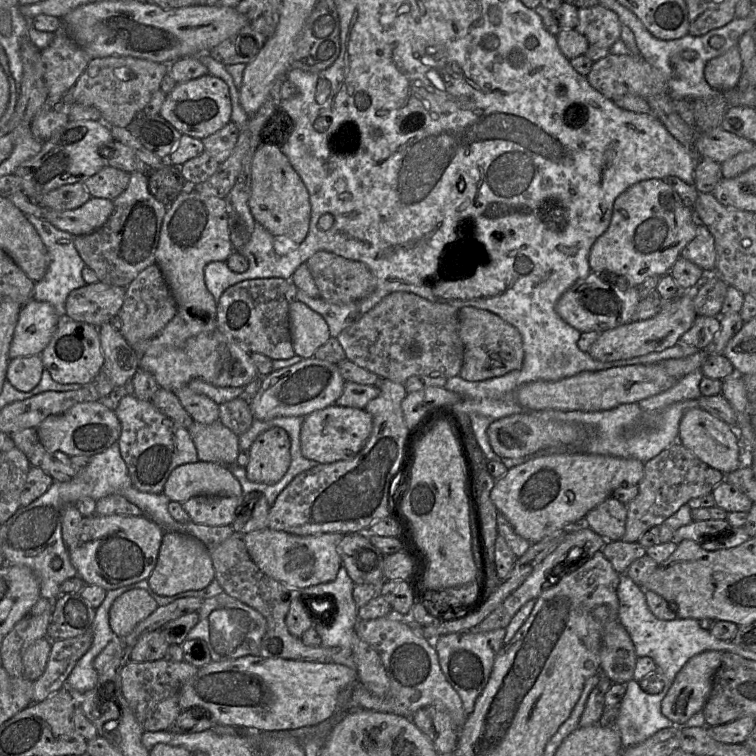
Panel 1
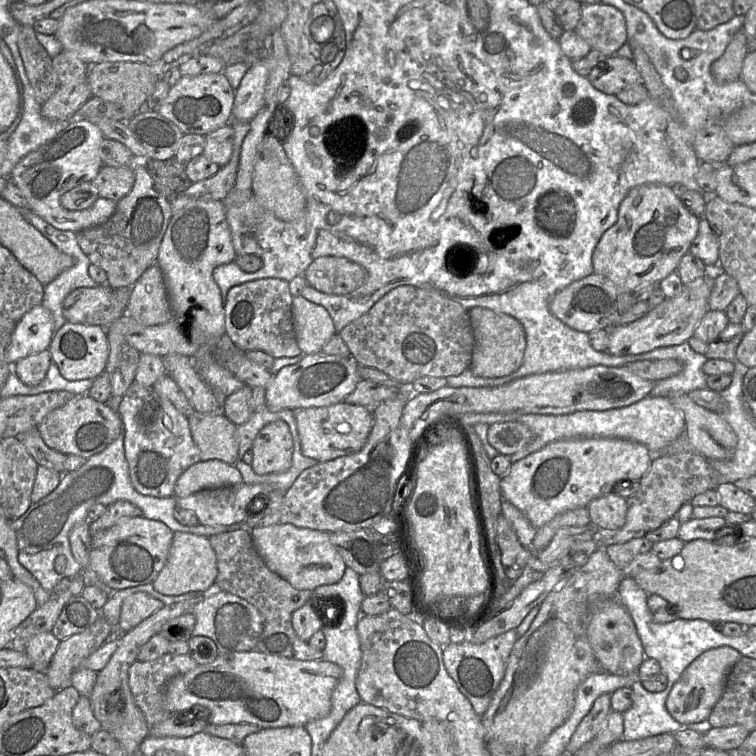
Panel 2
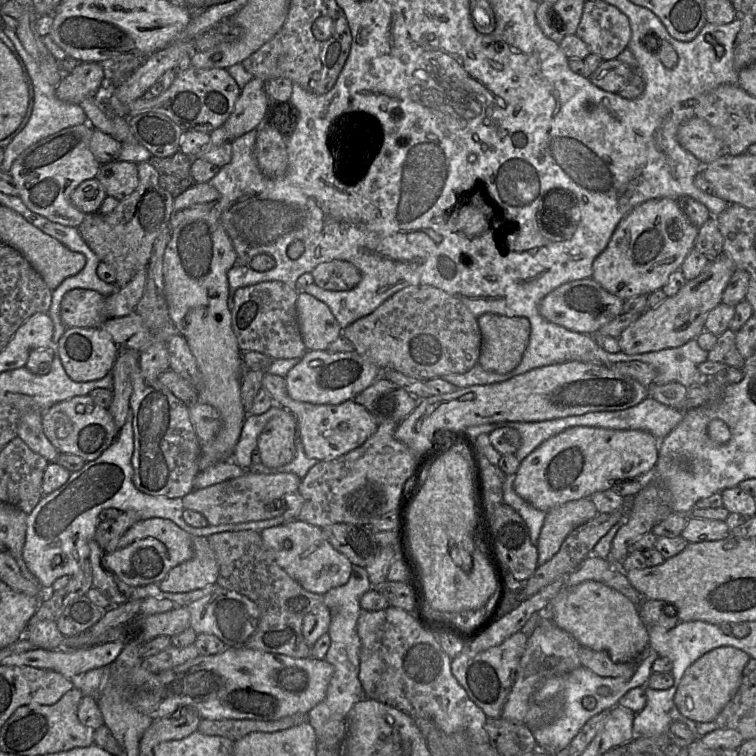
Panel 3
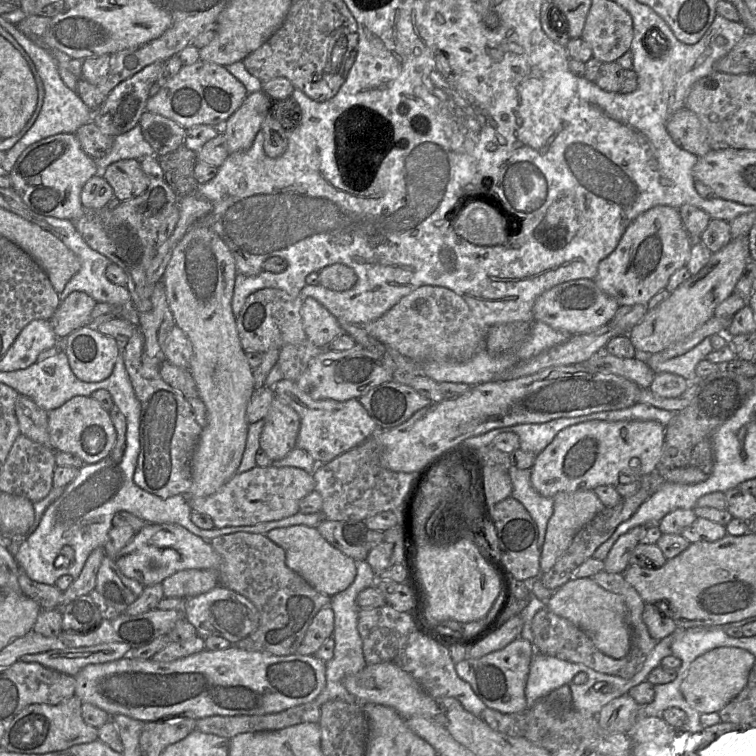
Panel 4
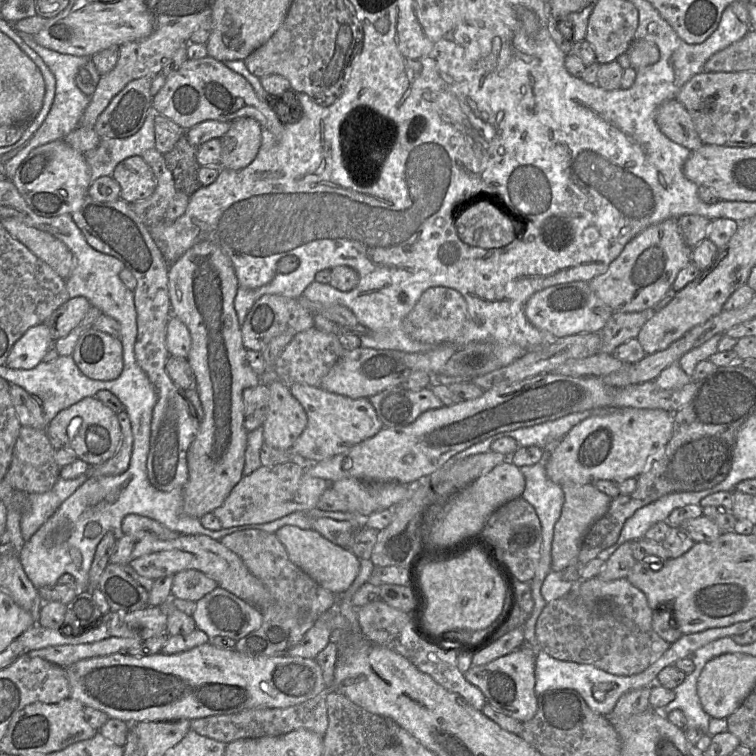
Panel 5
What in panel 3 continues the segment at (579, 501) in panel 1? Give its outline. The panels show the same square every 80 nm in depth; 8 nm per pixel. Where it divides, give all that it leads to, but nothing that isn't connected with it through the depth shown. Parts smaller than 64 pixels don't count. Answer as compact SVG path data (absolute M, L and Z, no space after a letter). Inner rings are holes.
M571 427L543 442L520 462L513 487L535 508L548 512L563 503L608 490L622 480L654 475L659 442L642 430Z

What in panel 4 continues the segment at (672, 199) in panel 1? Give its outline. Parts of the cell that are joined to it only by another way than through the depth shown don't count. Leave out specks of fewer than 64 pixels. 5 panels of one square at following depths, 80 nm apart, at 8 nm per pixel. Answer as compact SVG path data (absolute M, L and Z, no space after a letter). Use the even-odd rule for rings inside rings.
M658 205L637 216L625 229L617 247L598 265L598 272L593 279L596 285L607 295L614 298L619 306L647 304L658 292L664 290L670 277L686 266L694 240L685 229L678 209Z

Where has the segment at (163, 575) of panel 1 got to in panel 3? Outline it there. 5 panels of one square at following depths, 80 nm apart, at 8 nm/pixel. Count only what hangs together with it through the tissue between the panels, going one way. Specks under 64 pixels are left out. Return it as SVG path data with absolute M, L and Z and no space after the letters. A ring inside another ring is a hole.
M193 537L193 556L172 568L158 583L162 592L183 593L215 587L219 566L208 538Z

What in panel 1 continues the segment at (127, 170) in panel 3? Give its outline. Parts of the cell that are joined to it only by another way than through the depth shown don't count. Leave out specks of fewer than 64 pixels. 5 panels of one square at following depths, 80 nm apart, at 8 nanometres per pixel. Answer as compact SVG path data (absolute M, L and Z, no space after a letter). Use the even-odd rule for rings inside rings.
M107 165L83 184L91 197L113 201L126 190L130 177L130 173Z

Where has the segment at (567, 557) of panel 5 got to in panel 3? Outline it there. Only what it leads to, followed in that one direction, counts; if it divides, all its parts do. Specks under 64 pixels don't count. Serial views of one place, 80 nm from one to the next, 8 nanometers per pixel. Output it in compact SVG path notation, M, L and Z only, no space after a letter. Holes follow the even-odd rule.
M590 497L572 500L546 512L538 541L538 566L549 561L576 527L594 518L598 511Z

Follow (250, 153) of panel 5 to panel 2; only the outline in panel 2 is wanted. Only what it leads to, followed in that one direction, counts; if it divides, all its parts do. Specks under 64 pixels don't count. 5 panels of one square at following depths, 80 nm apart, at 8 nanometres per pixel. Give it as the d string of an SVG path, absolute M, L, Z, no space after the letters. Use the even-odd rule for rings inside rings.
M264 62L250 66L235 91L232 120L249 123L263 105L269 70Z

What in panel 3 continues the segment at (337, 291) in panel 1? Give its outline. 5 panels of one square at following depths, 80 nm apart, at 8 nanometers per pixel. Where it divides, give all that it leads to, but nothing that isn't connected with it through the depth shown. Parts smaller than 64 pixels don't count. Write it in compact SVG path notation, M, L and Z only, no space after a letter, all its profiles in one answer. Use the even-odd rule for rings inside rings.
M332 260L317 265L311 272L314 284L330 291L347 291L361 281L359 269L345 260Z

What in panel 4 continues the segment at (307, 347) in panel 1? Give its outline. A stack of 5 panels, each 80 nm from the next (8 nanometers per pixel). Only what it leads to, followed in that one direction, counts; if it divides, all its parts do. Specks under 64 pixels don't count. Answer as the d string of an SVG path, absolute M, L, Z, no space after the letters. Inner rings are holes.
M314 298L303 300L301 316L306 339L318 347L329 347L342 333L337 318Z

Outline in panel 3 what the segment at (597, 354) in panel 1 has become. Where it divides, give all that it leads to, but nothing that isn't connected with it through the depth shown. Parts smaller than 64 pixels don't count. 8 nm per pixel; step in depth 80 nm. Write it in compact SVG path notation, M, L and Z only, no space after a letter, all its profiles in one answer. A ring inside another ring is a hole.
M724 254L709 261L704 270L696 278L686 281L677 294L666 297L654 308L648 308L620 334L617 338L620 351L629 355L643 354L676 348L696 338L705 331L709 312L721 304L723 291L735 271L733 261Z

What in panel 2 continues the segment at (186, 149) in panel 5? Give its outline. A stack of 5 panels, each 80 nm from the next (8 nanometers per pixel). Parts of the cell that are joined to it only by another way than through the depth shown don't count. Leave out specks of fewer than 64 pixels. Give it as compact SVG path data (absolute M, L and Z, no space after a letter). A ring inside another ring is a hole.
M174 157L165 160L144 160L140 163L145 163L153 179L154 189L171 204L192 183L185 171L186 164Z

